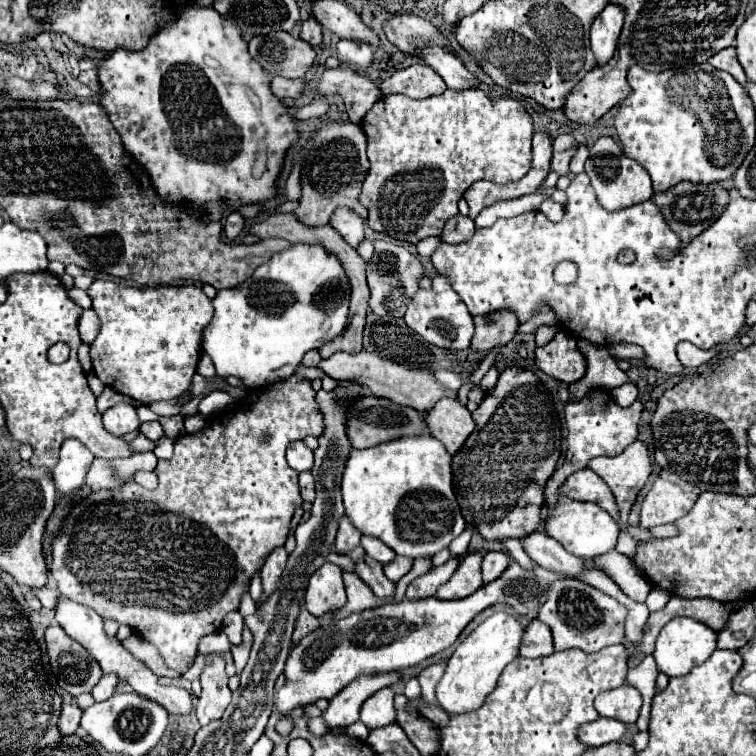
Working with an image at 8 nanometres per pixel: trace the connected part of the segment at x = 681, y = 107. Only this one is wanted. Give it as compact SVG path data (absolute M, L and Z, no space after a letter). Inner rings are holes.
M709 63L691 65L689 71L667 69L663 73L645 71L633 65L627 73L633 87L629 97L619 103L613 127L623 145L623 153L641 163L653 181L653 191L663 193L679 181L713 185L729 179L755 143L755 109L745 89L725 71L713 69Z

